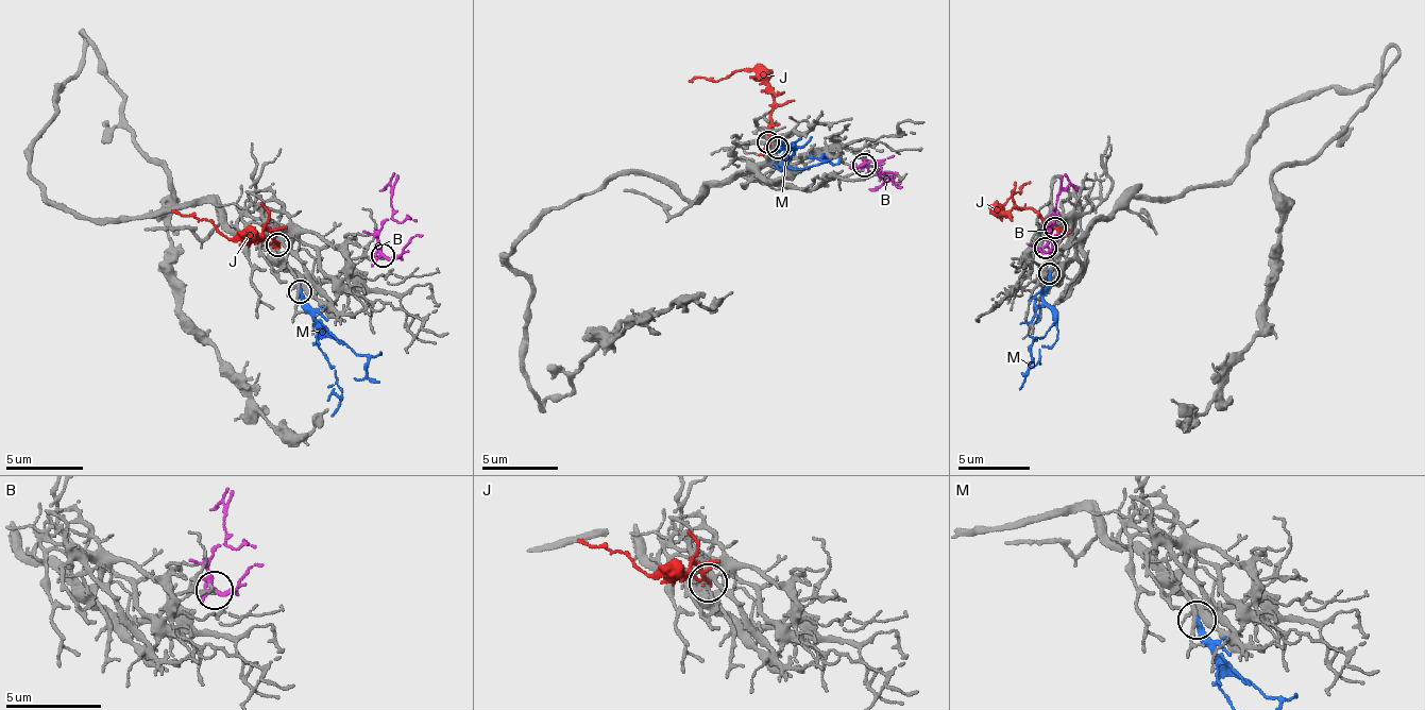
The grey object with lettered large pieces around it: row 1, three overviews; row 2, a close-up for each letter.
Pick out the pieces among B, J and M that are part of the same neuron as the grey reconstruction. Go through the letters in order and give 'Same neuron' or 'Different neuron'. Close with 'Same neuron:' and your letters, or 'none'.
B: Different neuron
J: Different neuron
M: Same neuron
Same neuron: M

